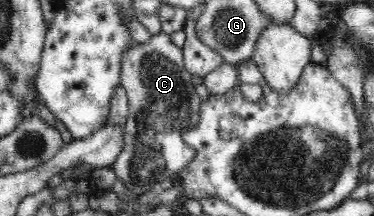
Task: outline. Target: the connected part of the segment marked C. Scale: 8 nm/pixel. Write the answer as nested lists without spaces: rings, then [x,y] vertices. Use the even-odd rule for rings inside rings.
[[[163,32],[153,35],[149,43],[133,42],[133,46],[129,46],[123,52],[120,77],[121,85],[129,99],[129,114],[124,126],[121,152],[111,168],[125,188],[131,190],[133,194],[140,196],[145,192],[159,193],[162,190],[159,184],[167,178],[171,179],[175,172],[187,166],[196,155],[196,151],[187,144],[181,143],[177,136],[181,131],[195,128],[199,124],[202,100],[195,91],[193,75],[185,69],[183,49],[171,42],[170,35]]]

